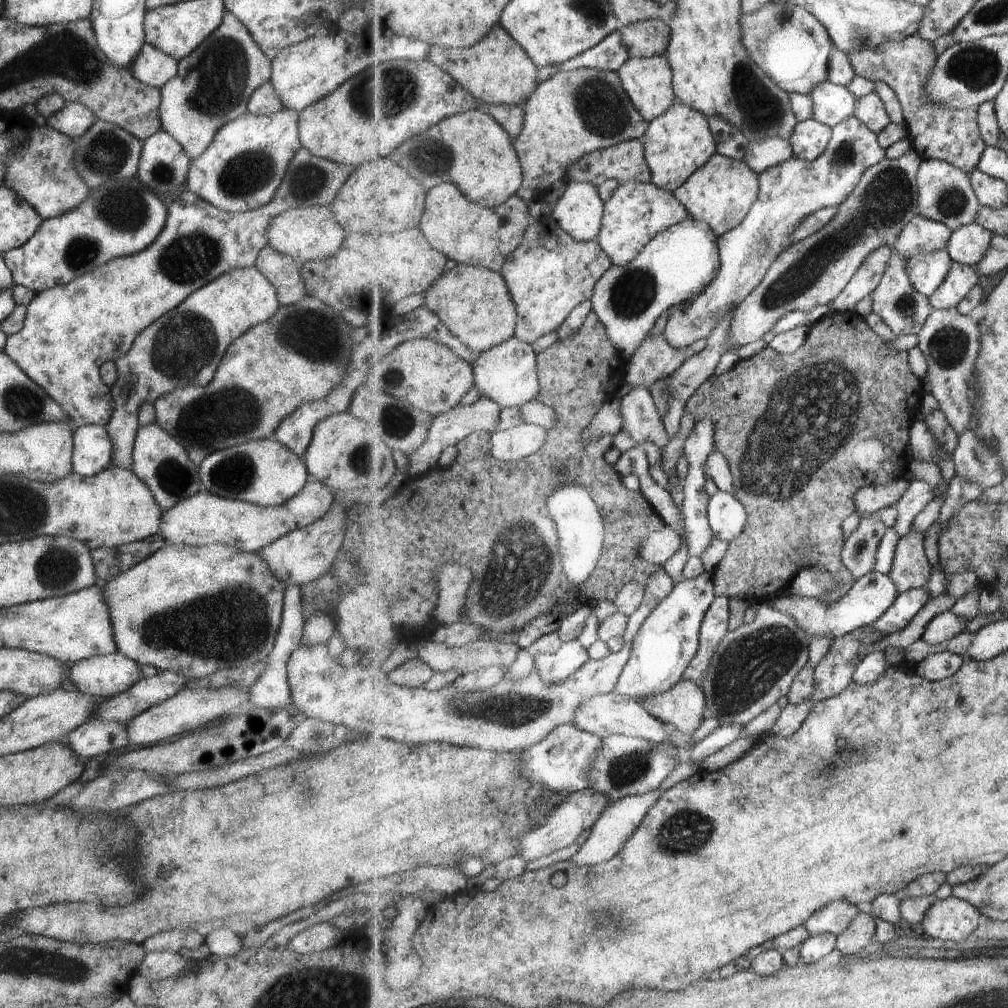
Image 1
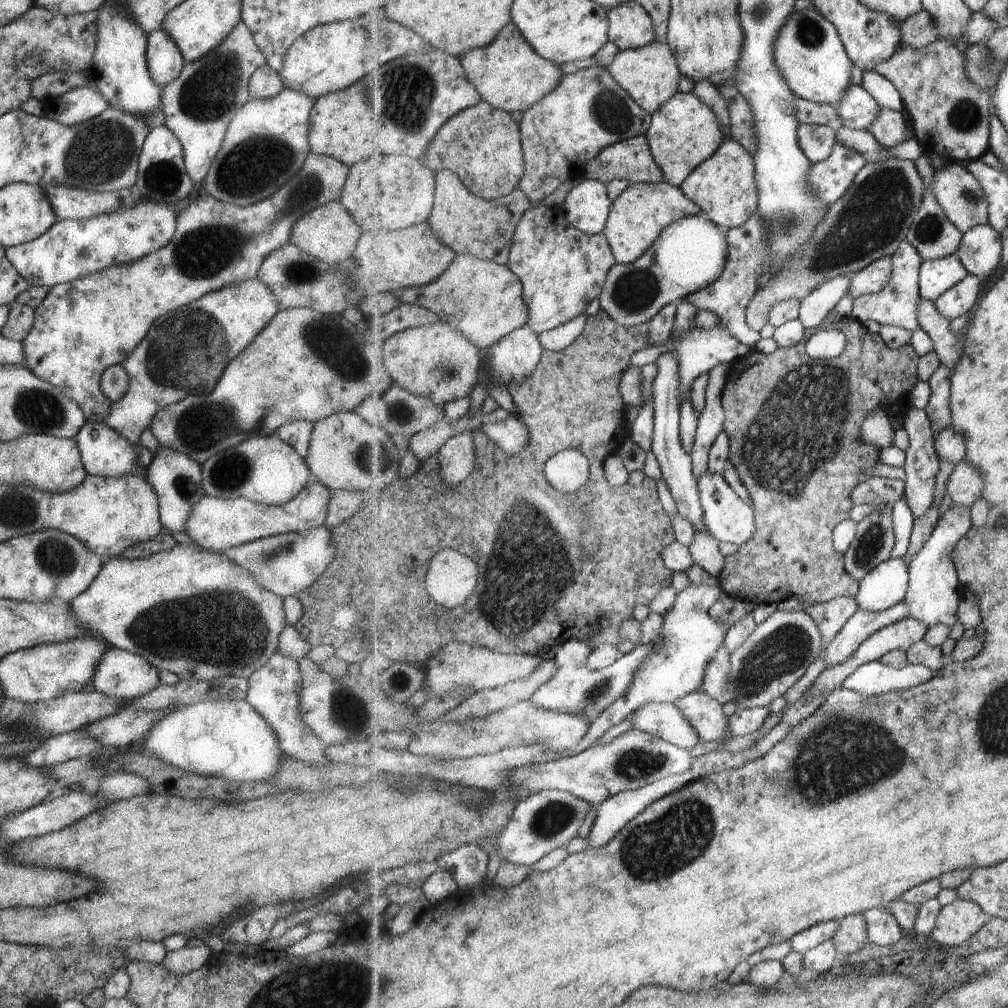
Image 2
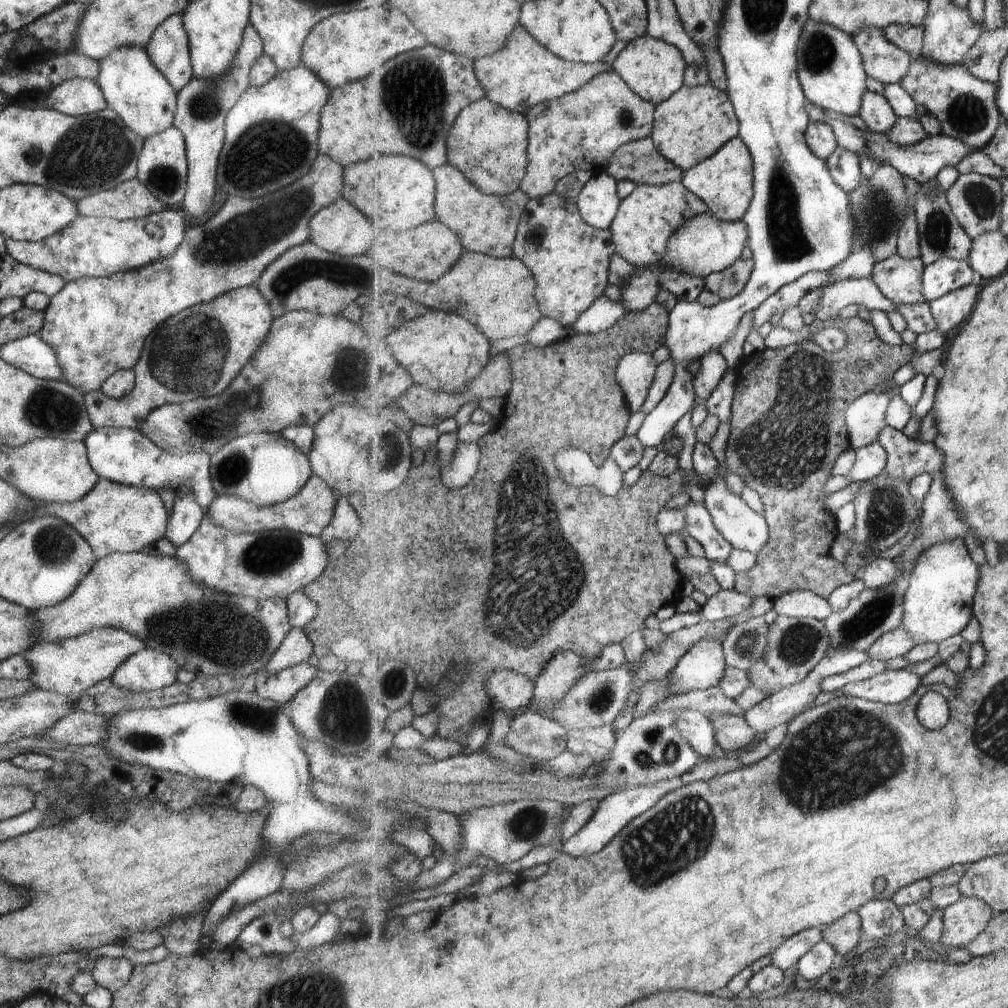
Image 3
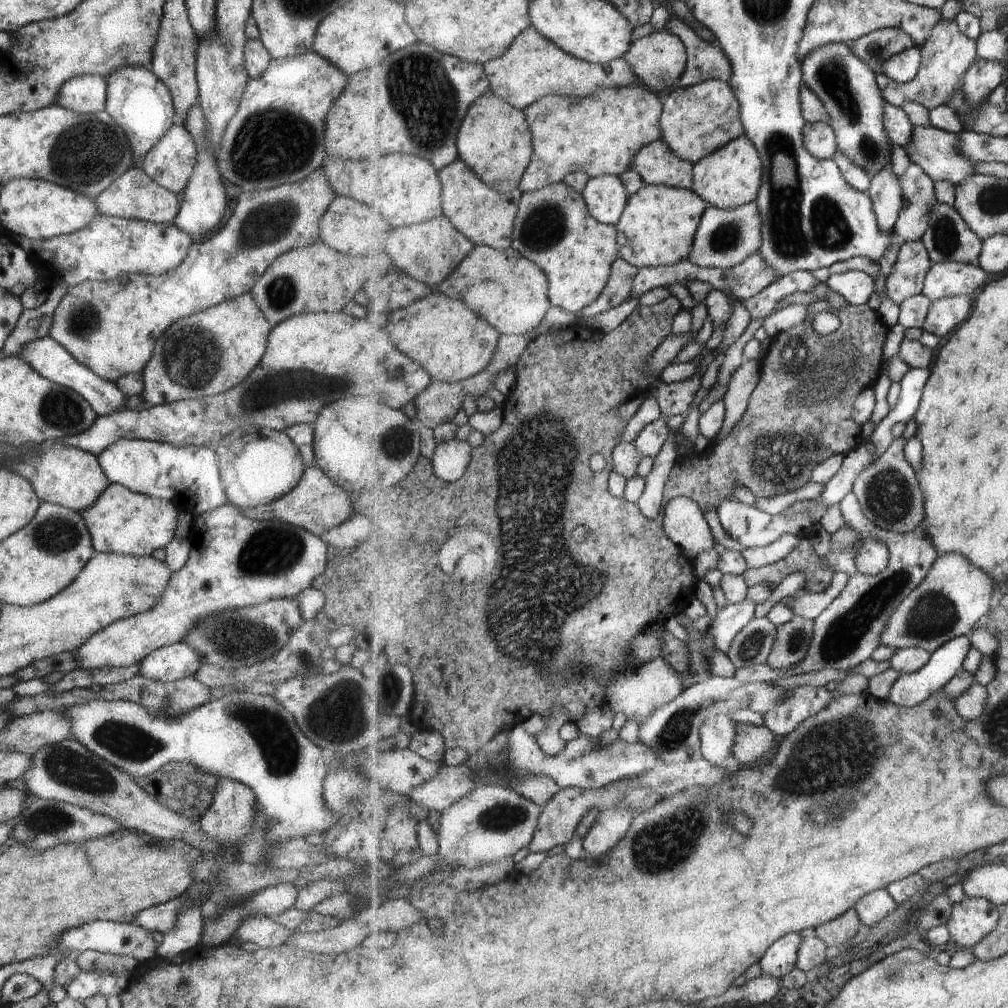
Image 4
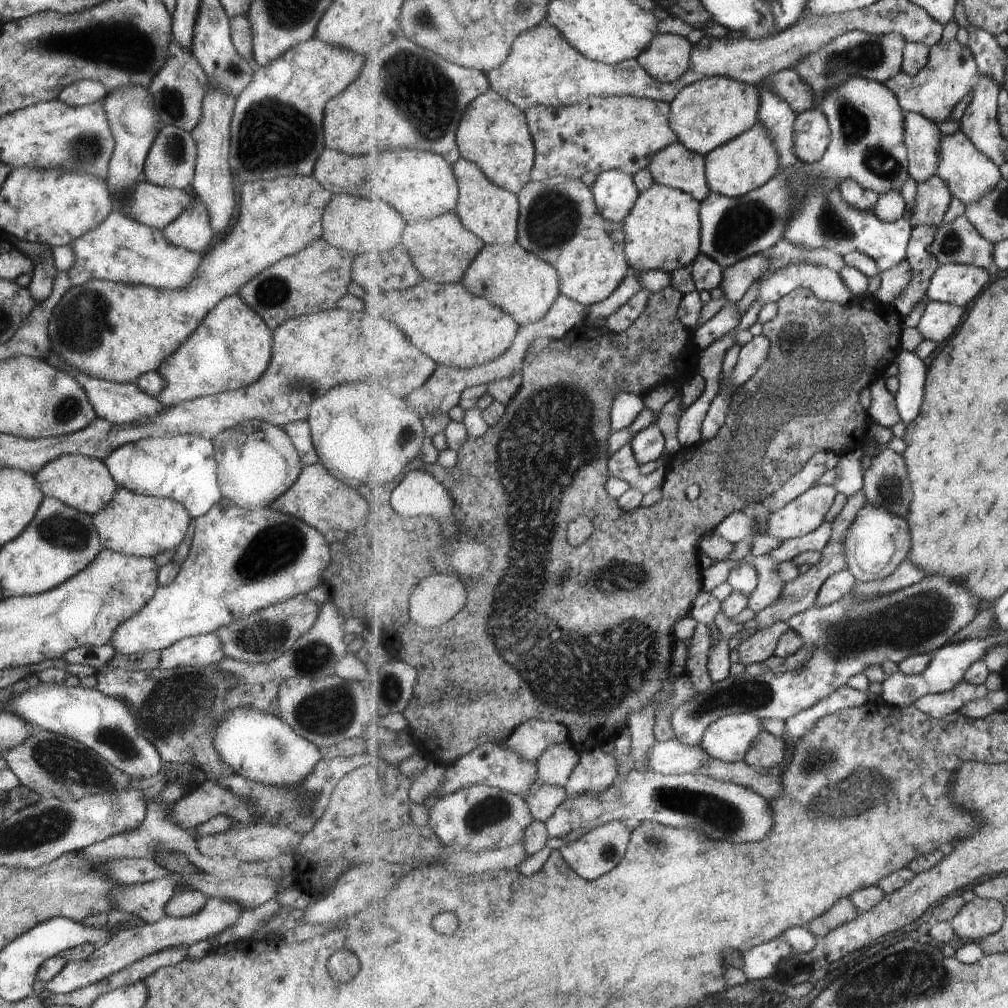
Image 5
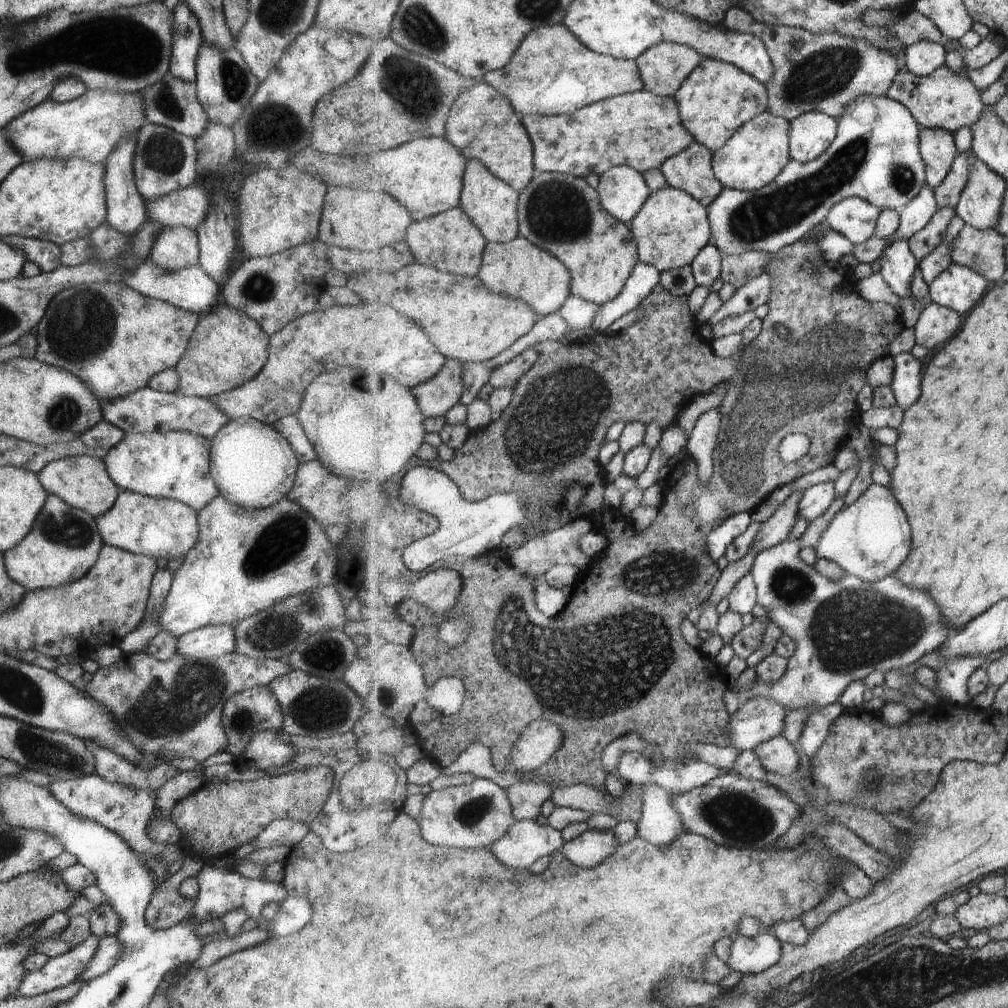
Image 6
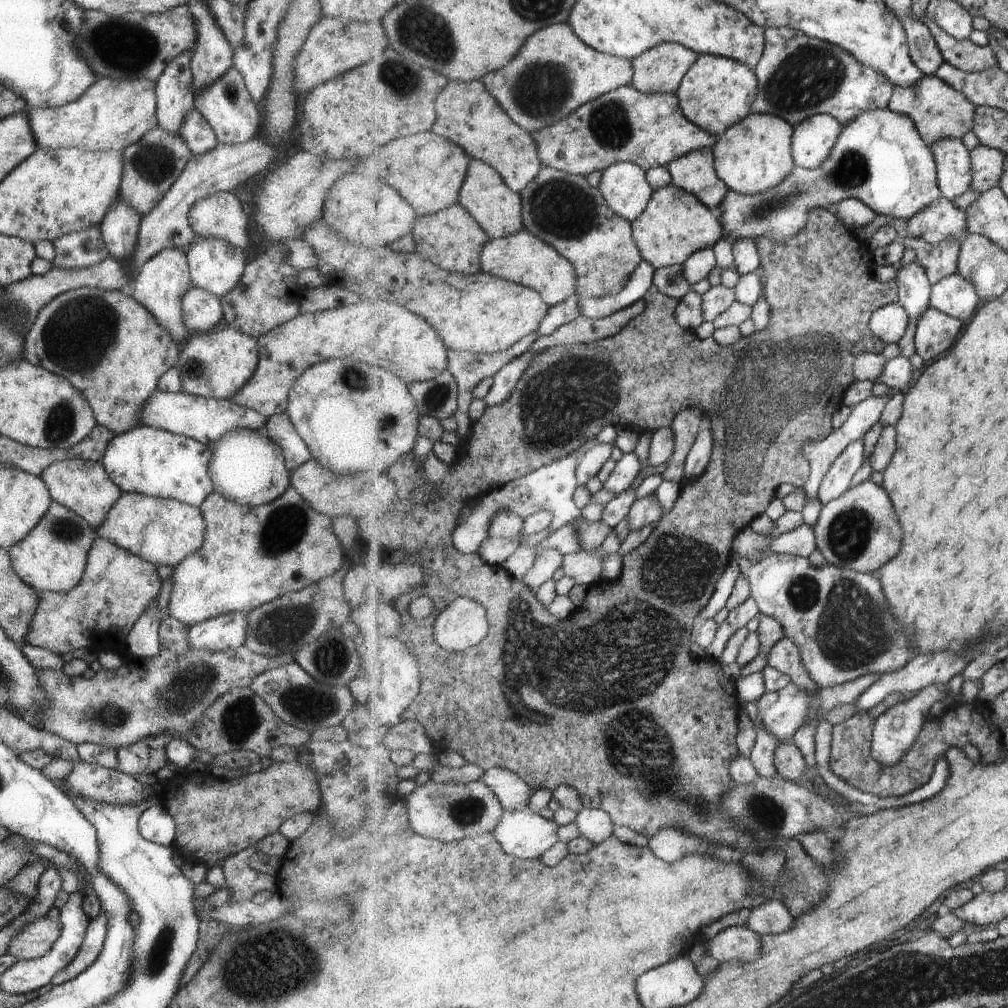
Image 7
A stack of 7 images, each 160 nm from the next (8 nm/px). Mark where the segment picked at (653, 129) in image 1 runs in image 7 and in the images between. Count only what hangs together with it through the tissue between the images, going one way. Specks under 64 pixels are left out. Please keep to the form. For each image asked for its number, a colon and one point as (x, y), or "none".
2: (685, 133)
3: (695, 123)
4: (697, 121)
5: (710, 113)
6: (718, 98)
7: (717, 93)

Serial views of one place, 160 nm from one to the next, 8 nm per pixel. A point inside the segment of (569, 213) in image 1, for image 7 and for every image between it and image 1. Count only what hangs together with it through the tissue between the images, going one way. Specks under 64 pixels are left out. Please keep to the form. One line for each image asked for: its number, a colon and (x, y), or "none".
2: (587, 206)
3: (598, 202)
4: (606, 198)
5: (615, 191)
6: (623, 191)
7: (625, 186)

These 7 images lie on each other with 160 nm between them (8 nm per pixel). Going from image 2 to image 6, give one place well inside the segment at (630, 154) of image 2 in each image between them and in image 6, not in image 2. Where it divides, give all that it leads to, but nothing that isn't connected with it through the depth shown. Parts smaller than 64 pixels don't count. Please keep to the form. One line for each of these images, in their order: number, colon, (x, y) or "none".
3: (641, 161)
4: (658, 165)
5: (679, 167)
6: (691, 170)

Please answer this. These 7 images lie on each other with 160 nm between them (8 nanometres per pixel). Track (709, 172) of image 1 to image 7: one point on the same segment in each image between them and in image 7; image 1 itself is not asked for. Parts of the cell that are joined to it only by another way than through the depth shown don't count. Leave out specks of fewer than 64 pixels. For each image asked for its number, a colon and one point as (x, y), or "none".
2: (725, 187)
3: (725, 182)
4: (731, 177)
5: (749, 162)
6: (753, 158)
7: (755, 155)

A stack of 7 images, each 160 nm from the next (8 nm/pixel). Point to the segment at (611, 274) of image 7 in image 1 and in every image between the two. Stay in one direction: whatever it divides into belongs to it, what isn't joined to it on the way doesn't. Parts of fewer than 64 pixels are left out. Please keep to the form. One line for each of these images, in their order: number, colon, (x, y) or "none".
1: (550, 274)
2: (563, 270)
3: (570, 259)
4: (554, 228)
5: (560, 222)
6: (559, 212)

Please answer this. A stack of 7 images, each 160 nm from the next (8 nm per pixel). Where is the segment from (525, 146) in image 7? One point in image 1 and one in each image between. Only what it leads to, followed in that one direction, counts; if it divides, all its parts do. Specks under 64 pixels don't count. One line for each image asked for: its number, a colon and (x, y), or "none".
1: (472, 150)
2: (486, 143)
3: (490, 144)
4: (496, 141)
5: (494, 134)
6: (483, 117)

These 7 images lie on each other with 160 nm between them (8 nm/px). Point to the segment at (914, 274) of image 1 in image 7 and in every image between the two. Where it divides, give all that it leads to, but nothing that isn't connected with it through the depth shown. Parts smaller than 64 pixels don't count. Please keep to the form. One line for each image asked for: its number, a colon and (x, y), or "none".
2: (937, 276)
3: (945, 275)
4: (951, 278)
5: (954, 283)
6: (959, 287)
7: (956, 295)

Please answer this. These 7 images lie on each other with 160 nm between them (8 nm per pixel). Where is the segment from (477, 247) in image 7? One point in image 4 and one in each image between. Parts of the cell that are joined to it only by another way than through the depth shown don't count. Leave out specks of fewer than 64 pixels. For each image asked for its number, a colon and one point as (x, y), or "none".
4: (430, 252)
5: (442, 249)
6: (451, 242)

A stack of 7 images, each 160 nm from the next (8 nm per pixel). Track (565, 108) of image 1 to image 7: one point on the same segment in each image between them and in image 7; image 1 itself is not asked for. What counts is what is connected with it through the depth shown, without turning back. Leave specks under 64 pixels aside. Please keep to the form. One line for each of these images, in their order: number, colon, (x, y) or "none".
2: (589, 110)
3: (582, 130)
4: (599, 135)
5: (618, 132)
6: (642, 129)
7: (626, 125)

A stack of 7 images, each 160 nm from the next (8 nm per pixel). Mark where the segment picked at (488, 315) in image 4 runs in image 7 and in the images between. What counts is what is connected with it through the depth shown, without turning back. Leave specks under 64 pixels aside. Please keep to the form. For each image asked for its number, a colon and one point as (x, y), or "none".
5: (511, 278)
6: (518, 268)
7: (524, 258)

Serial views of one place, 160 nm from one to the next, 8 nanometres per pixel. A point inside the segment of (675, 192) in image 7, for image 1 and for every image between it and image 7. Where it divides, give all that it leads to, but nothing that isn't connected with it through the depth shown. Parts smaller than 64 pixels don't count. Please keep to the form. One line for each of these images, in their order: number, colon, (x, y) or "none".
1: (636, 213)
2: (637, 218)
3: (646, 219)
4: (658, 226)
5: (663, 231)
6: (672, 228)

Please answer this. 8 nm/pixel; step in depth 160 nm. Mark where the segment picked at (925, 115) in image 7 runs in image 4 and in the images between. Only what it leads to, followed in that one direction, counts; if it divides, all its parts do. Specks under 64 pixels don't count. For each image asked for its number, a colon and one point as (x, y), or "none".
4: (947, 54)
5: (952, 72)
6: (946, 99)

